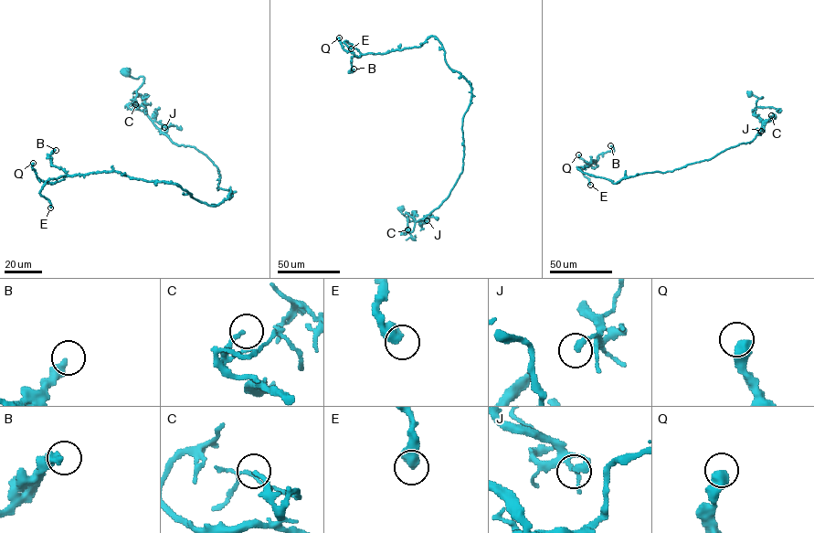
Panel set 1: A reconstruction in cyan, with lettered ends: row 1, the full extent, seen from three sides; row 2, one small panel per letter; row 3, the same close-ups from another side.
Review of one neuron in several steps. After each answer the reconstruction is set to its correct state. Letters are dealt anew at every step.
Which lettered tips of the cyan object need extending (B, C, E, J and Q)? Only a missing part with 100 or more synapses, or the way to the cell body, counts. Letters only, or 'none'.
none

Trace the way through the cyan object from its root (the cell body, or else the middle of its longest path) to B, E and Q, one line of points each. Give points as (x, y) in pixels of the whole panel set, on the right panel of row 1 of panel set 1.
B: (749, 93), (763, 97), (754, 110), (760, 131), (707, 160), (616, 183), (577, 168), (610, 145)
E: (749, 93), (763, 97), (750, 143), (616, 183), (577, 168), (592, 160), (582, 170), (590, 185)
Q: (749, 93), (763, 97), (760, 131), (707, 160), (613, 183), (579, 170), (597, 165), (578, 154)

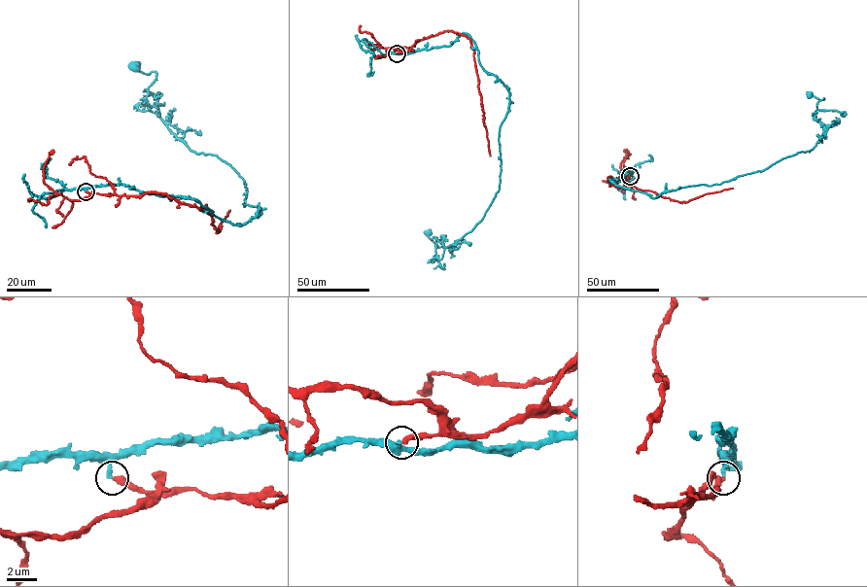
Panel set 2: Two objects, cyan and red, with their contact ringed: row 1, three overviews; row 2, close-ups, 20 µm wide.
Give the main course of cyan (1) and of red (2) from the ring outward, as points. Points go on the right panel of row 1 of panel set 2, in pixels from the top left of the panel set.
1: (630, 176), (610, 181), (655, 197), (809, 151), (824, 128), (814, 115), (824, 98), (810, 94)
2: (630, 176), (608, 179), (616, 187), (632, 185), (680, 202), (733, 188)

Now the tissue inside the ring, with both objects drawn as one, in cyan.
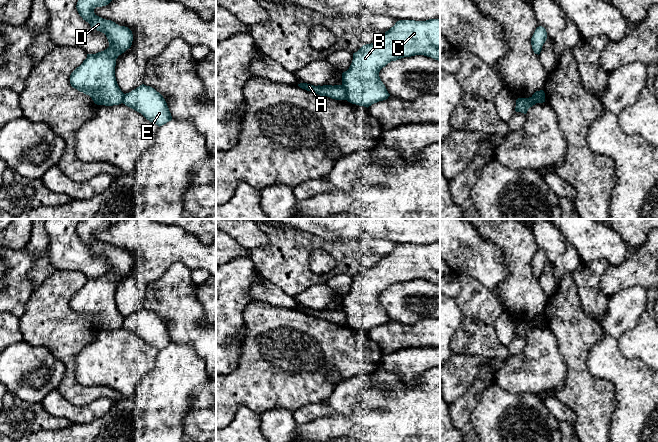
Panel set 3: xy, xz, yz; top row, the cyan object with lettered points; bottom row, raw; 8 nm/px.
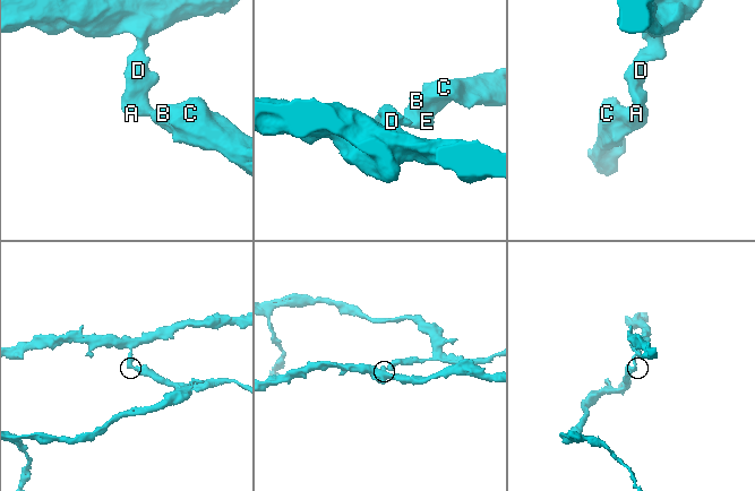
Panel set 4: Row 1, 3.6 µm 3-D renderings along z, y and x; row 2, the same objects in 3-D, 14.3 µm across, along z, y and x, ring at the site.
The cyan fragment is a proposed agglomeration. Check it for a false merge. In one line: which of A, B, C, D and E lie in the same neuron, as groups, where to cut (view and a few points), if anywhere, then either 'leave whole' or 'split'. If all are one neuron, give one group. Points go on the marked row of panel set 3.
groups A D / B C E; cut xz (341, 85), (345, 90), (346, 99); split

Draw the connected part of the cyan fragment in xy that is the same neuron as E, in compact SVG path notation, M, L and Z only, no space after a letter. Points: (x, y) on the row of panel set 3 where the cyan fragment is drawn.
M142 84L124 94L122 103L141 113L147 120L159 127L172 120L165 99L150 86Z

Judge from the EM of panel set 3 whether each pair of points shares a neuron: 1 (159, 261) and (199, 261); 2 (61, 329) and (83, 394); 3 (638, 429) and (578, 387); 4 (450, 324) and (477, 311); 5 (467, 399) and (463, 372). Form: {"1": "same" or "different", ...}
{"1": "same", "2": "same", "3": "different", "4": "different", "5": "different"}

